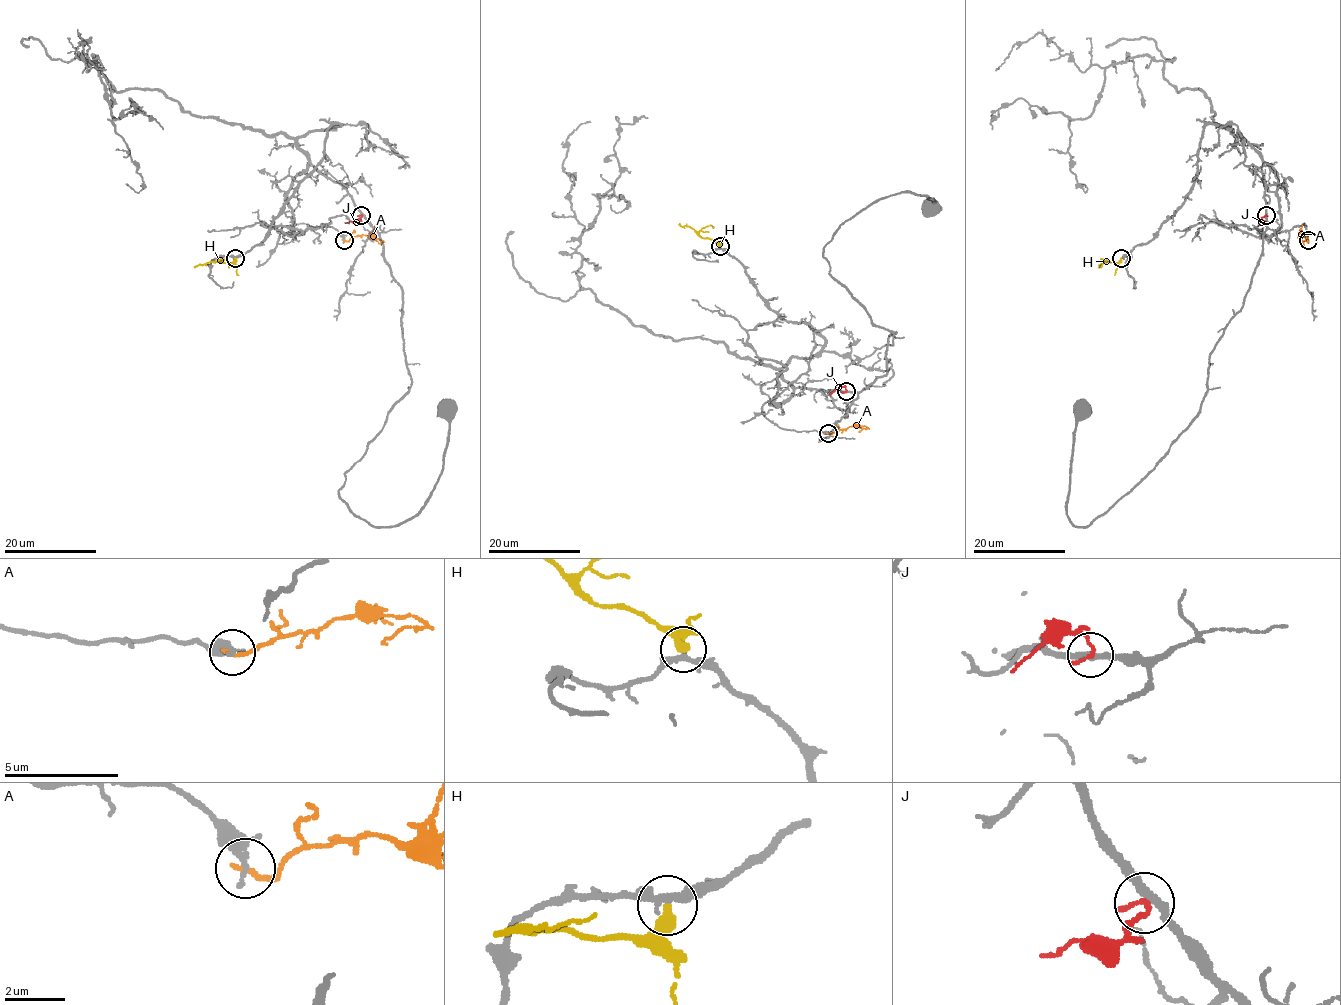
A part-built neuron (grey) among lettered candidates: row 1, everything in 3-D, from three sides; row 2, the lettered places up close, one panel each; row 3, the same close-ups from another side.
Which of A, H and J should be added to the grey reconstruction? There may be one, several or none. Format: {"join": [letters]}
{"join": ["H"]}

